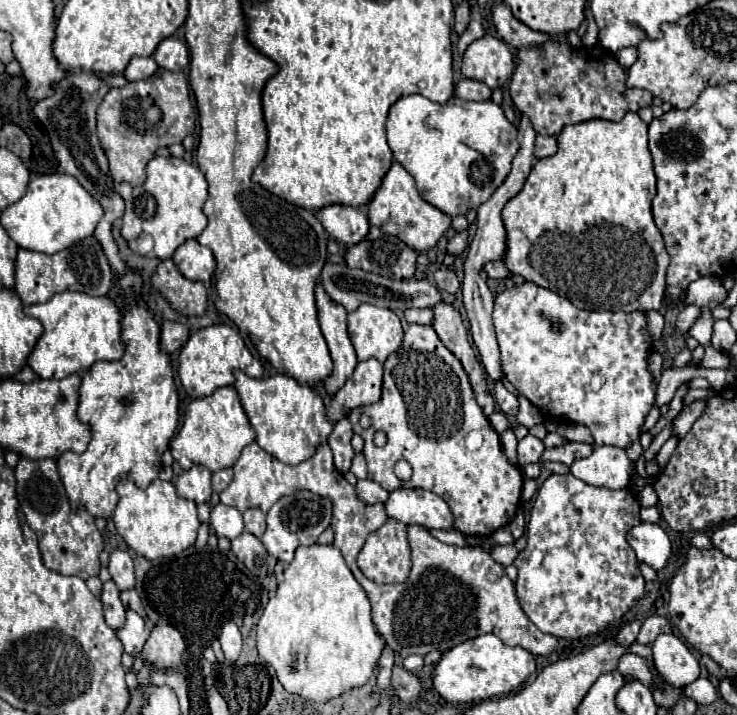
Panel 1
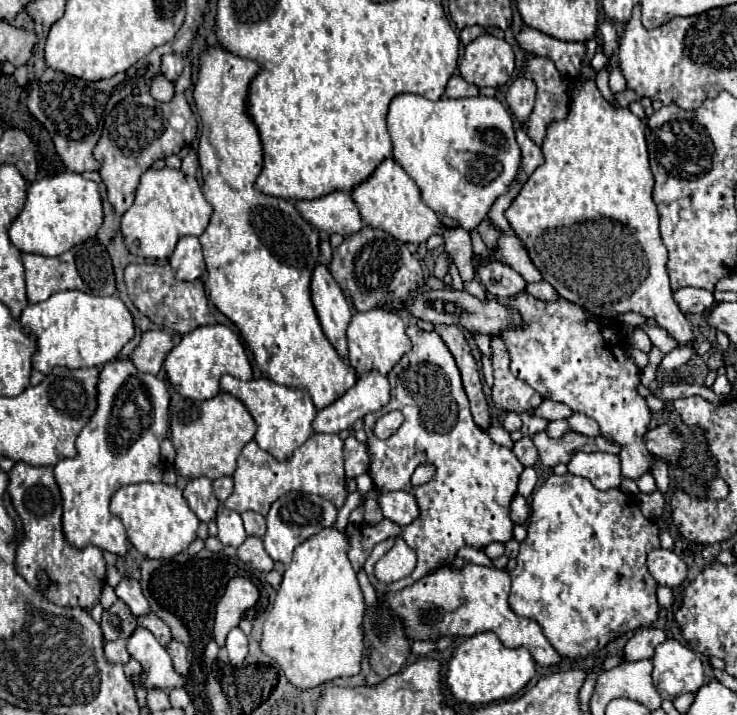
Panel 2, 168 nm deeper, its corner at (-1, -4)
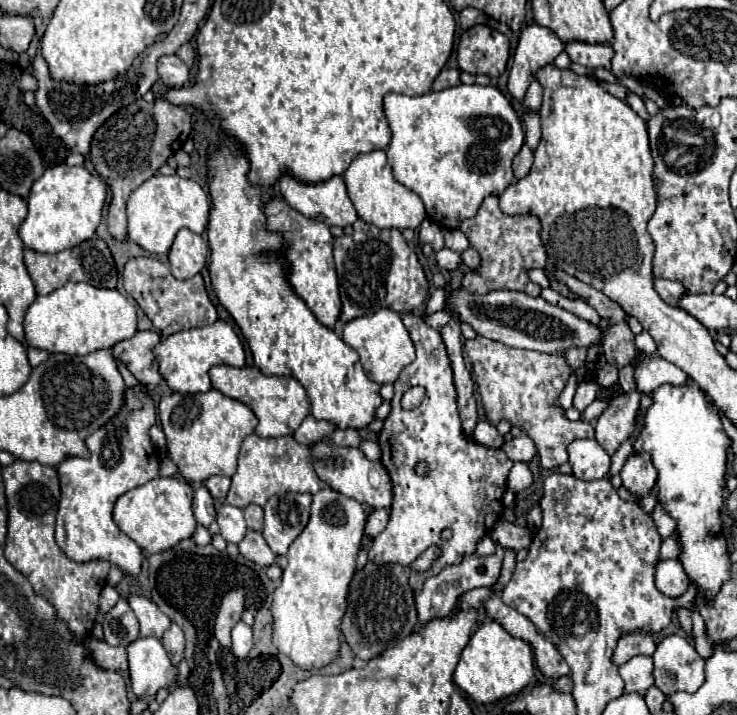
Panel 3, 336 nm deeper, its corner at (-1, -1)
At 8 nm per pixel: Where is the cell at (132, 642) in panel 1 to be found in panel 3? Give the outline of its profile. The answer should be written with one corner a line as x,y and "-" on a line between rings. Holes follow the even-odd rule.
138,638
126,648
130,662
130,684
138,698
152,698
160,688
176,682
178,666
172,664
168,652
158,638

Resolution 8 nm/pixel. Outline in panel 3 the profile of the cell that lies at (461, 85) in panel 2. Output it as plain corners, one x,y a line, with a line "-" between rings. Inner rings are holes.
444,68
440,72
440,76
434,80
434,86
432,90
444,90
444,88
452,88
456,84
462,84
460,82
460,70
454,70
454,68

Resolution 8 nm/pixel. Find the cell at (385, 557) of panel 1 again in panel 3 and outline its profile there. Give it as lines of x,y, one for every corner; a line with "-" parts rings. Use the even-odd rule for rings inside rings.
402,314
402,322
416,346
416,360
400,372
394,384
396,394
392,398
392,410
378,432
378,444
382,450
380,462
392,480
394,502
390,508
390,522
386,530
374,538
368,550
368,560
376,564
410,566
426,548
438,546
442,556
434,566
426,572
410,574
412,590
420,592
428,578
440,574
444,566
460,562
462,556
472,554
478,540
492,532
496,524
484,524
484,520
490,518
494,522
502,512
500,500
514,462
504,456
504,450
488,448
464,434
456,404
454,374
440,332
426,326
424,320
414,314
-
414,386
422,386
426,390
426,398
420,406
402,410
400,398
-
420,460
430,466
426,476
418,476
414,472
414,464
-
444,528
452,530
452,538
448,542
440,538

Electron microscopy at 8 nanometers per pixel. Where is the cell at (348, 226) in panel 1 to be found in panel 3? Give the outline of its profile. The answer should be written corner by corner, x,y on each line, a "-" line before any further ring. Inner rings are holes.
282,176
278,186
286,204
308,218
322,220
328,226
340,228
354,224
358,218
354,204
346,194
342,176
332,176
330,180
314,186
300,184
292,176

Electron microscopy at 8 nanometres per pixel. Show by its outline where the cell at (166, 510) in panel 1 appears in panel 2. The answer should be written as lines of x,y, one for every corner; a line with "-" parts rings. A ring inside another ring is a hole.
136,483
120,487
112,495
110,511
124,523
130,543
150,559
168,559
188,549
188,545
196,539
200,523
194,511
190,511
182,489
166,483

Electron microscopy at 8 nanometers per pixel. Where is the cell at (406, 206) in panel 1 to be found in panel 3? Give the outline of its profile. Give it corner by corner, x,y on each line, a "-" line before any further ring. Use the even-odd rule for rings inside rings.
374,150
374,152
368,152
368,154
360,154
348,166
348,170
342,176
344,176
346,188
348,188
348,196
354,204
354,208
356,208
358,216
364,222
376,224
378,228
418,230
418,226
426,218
426,208
424,208
420,196
394,178
392,166
388,164
384,150

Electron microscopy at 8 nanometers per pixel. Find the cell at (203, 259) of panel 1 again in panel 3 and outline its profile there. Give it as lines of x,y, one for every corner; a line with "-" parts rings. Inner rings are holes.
182,228
174,238
168,258
170,258
170,270
178,280
192,278
206,266
208,244
200,234

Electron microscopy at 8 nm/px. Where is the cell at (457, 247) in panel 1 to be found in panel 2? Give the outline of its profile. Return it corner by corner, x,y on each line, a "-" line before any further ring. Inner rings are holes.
442,253
442,255
436,259
434,277
438,277
438,279
444,279
444,275
448,273
448,263
450,263
450,255
448,255
448,253

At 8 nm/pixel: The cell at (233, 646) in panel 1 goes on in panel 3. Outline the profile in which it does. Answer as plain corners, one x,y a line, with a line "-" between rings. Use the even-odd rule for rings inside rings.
242,620
232,628
232,652
236,658
246,658
252,648
252,628

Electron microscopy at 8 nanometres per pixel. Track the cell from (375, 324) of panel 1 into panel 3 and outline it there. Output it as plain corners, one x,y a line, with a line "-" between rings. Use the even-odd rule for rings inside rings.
382,308
372,316
360,316
346,322
342,330
342,340
358,352
366,376
376,384
392,384
398,378
400,370
414,360
414,344
410,340
410,334
402,324
400,314
392,312
390,308

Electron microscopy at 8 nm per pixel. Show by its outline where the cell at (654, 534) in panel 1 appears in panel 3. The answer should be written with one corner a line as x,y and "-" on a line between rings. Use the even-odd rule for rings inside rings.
678,558
674,560
660,560
656,564
656,588
670,598
678,598
686,592
690,578
684,572
684,566
680,564

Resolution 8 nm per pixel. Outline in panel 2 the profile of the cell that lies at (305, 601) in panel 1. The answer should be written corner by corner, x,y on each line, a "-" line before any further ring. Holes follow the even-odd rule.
334,525
300,543
292,553
292,561
284,571
284,579
280,583
272,611
266,617
262,651
278,661
288,681
296,687
318,687
324,681
356,675
356,671
360,671
360,661
366,653
360,619
364,615
366,605
356,579
356,571
352,569
352,563
348,559
348,547
350,543
346,533
338,531

